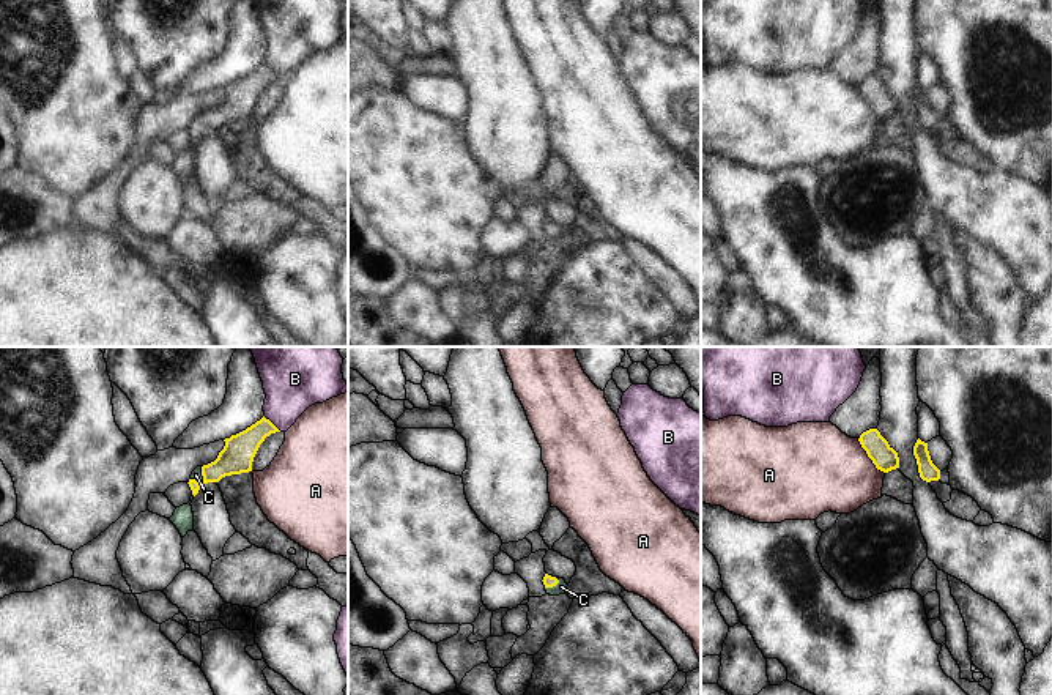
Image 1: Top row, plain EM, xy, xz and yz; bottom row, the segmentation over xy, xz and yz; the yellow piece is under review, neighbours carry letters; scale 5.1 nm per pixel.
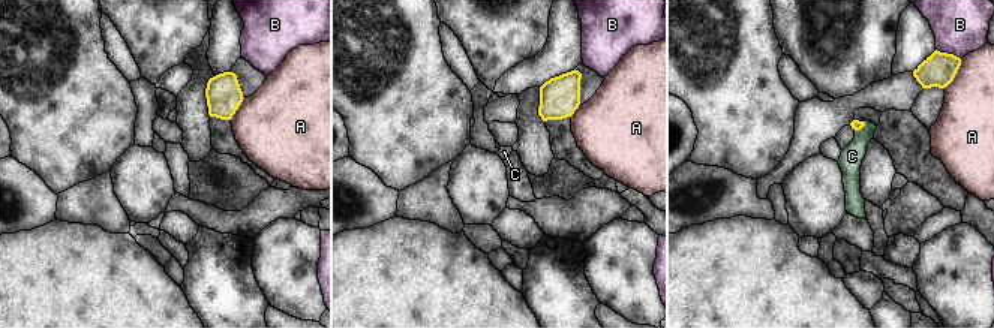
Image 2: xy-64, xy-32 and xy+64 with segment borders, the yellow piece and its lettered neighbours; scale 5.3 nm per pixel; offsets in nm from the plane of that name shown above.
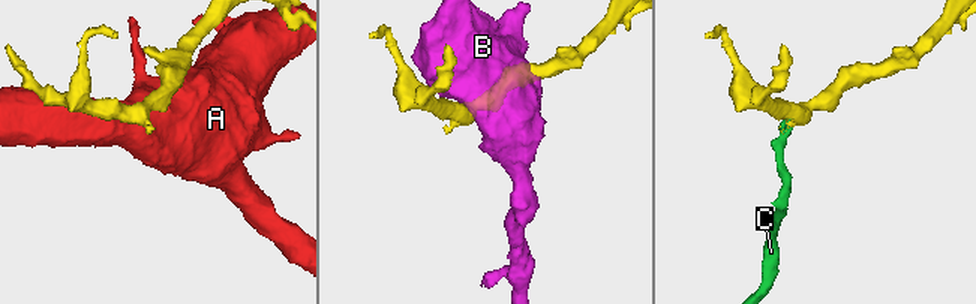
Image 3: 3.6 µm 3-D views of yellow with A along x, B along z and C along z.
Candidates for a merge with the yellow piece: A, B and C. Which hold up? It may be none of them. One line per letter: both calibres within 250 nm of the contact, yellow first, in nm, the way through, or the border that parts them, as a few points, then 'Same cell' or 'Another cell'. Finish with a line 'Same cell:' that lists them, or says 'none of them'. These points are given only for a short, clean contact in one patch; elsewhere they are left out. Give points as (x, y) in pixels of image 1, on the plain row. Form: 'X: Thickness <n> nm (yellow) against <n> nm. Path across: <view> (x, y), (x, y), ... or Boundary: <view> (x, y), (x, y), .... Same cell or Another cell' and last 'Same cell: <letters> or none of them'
A: Thickness 130 nm (yellow) against 440 nm. Another cell
B: Thickness 170 nm (yellow) against 300 nm. Another cell
C: Thickness 170 nm (yellow) against 50 nm. Path across: xy (237, 104), (203, 126), (196, 122). Same cell
Same cell: C.

